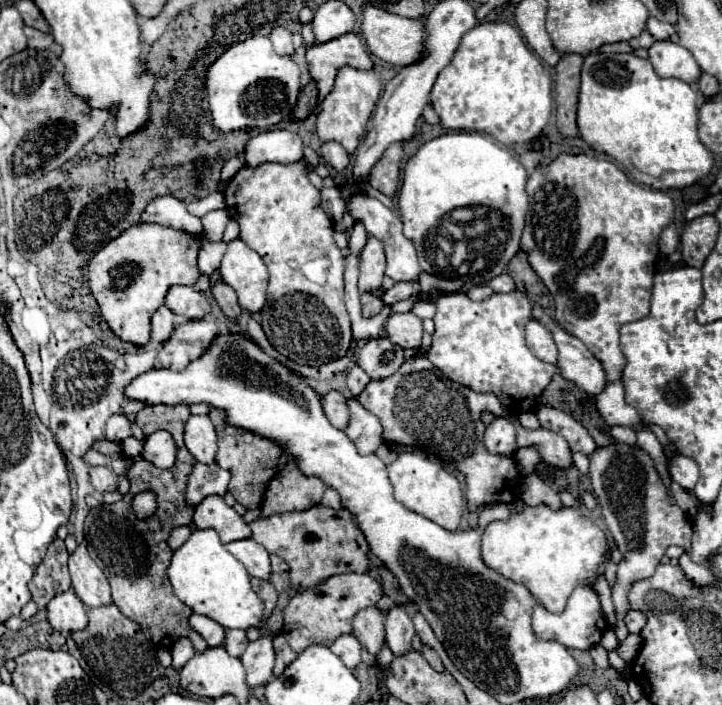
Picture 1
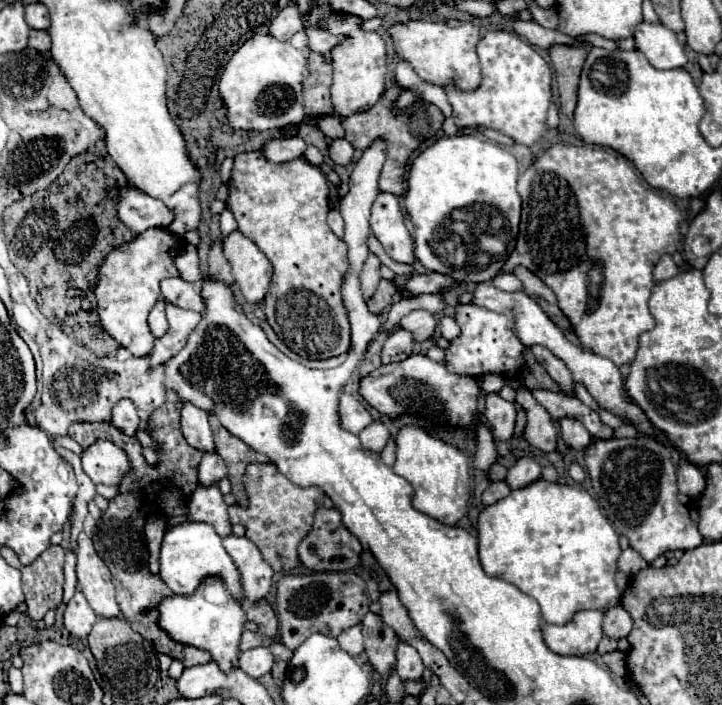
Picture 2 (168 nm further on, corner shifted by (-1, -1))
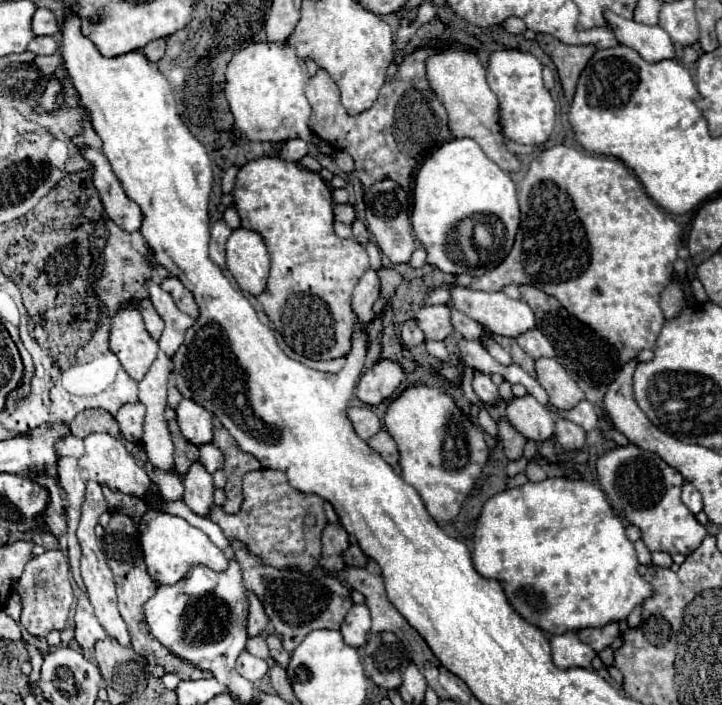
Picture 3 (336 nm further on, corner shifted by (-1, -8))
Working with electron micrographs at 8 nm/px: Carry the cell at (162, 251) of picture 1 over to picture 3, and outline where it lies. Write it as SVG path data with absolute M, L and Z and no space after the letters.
M134 303L124 305L112 319L110 351L120 359L126 373L140 381L156 359L158 343L144 329L142 315Z

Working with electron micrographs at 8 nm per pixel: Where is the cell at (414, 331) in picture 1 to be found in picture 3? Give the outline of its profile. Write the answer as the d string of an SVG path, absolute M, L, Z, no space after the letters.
M432 305L432 307L422 307L416 315L418 325L422 327L426 339L436 339L444 341L452 331L452 321L450 321L450 307L448 305Z

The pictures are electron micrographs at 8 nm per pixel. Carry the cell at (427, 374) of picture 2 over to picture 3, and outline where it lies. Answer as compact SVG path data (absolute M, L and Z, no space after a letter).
M382 359L360 377L356 395L366 405L378 405L396 391L402 379L404 379L402 367L394 361Z

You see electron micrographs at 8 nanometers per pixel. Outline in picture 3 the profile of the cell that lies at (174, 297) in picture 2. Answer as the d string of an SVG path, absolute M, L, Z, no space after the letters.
M176 277L164 279L164 281L162 281L162 289L168 291L168 293L174 297L174 301L176 301L176 305L178 305L178 309L180 309L182 313L190 315L192 319L198 317L198 305L196 305L192 293L180 283L180 279L176 279Z

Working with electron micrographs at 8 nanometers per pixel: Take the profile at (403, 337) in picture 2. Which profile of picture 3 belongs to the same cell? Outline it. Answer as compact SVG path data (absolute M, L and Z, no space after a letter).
M406 319L406 321L402 323L402 333L400 333L400 337L402 337L402 345L404 345L404 347L414 347L414 345L424 343L424 333L420 331L416 319Z

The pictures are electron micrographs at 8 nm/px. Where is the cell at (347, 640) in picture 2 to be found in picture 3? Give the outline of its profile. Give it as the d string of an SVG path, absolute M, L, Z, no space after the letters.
M354 603L344 617L340 631L346 639L346 643L350 643L352 647L362 647L366 643L366 637L368 637L368 631L370 631L368 607Z

